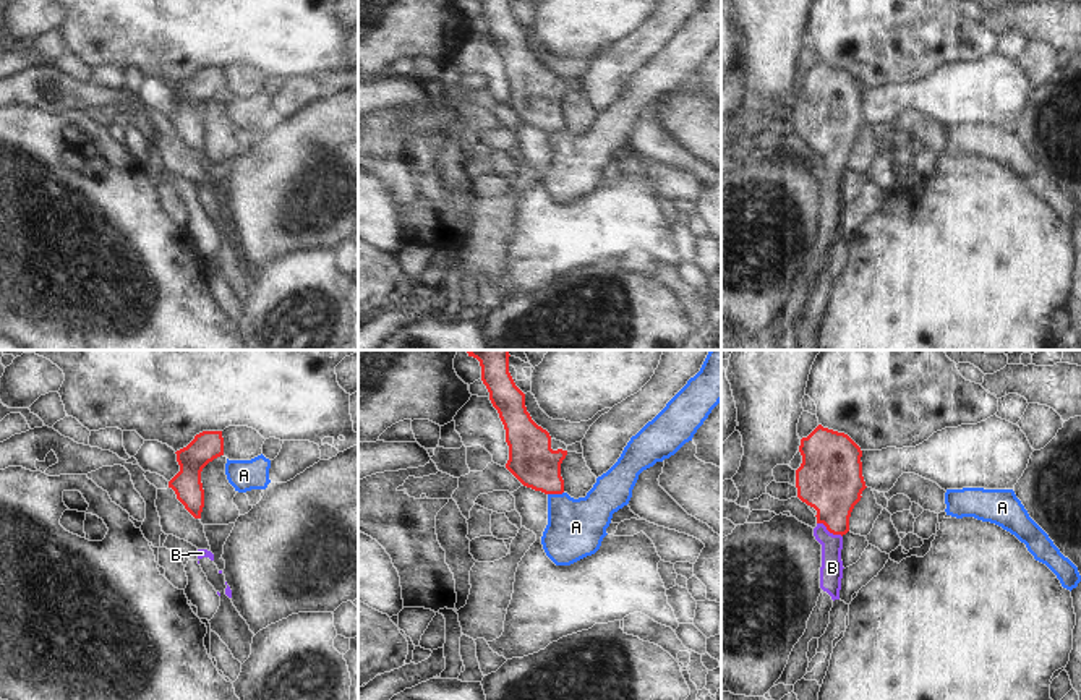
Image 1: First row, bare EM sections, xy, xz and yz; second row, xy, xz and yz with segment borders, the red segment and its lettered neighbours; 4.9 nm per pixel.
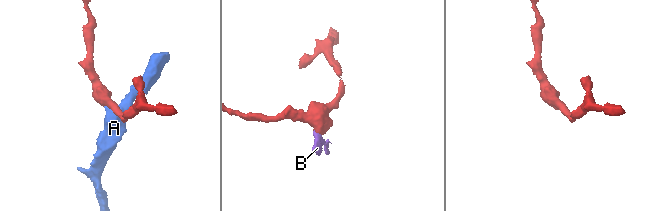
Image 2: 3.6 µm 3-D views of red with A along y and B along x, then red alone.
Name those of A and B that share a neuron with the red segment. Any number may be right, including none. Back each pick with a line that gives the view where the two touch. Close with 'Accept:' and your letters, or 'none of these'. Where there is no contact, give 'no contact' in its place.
B: yz
Accept: B

